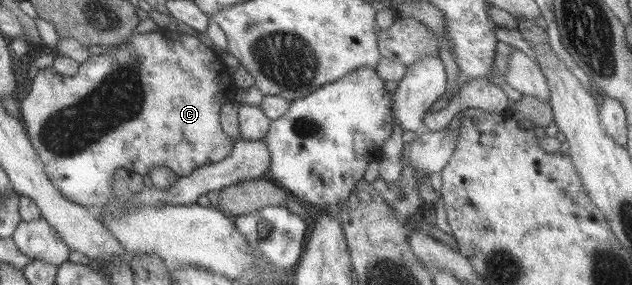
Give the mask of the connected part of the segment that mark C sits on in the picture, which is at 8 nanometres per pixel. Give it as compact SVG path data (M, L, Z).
M170 29L146 34L135 32L126 44L114 46L114 50L111 53L91 55L87 62L80 64L79 72L75 76L63 76L52 66L39 70L36 76L31 79L29 94L27 93L26 96L19 99L18 105L21 107L20 114L26 127L26 133L43 161L45 174L48 174L49 180L53 182L67 200L85 207L101 206L115 197L113 181L118 169L127 168L144 177L150 176L154 168L166 166L175 174L178 174L179 177L182 177L191 174L192 171L197 170L200 166L211 164L230 156L235 142L222 129L219 110L222 109L225 102L231 102L231 94L234 96L239 89L234 84L231 71L224 64L217 49L207 47L195 36L181 34Z

